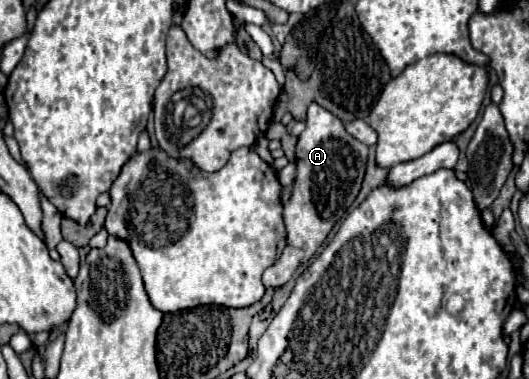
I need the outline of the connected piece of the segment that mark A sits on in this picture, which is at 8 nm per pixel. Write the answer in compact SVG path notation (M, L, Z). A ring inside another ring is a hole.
M319 104L307 110L307 128L297 140L297 178L289 202L283 206L283 222L287 228L287 246L279 260L263 272L263 284L271 288L285 286L303 262L325 242L335 222L357 198L367 162L367 146L345 132L343 122Z

